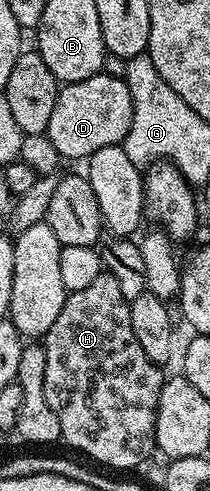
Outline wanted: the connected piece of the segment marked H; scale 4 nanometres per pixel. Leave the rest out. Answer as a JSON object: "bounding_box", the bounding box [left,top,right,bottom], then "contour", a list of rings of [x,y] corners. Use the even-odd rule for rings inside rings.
{"bounding_box":[41,273,165,473],"contour":[[[108,273],[98,275],[85,289],[68,294],[57,321],[53,321],[53,329],[41,339],[45,349],[45,401],[49,401],[53,413],[57,413],[57,421],[61,421],[62,442],[96,459],[91,460],[96,464],[104,463],[99,465],[119,473],[130,472],[127,471],[130,467],[145,462],[147,454],[156,450],[157,401],[165,378],[164,368],[149,361],[145,349],[137,342],[133,324],[129,322],[130,308],[116,278]]]}

